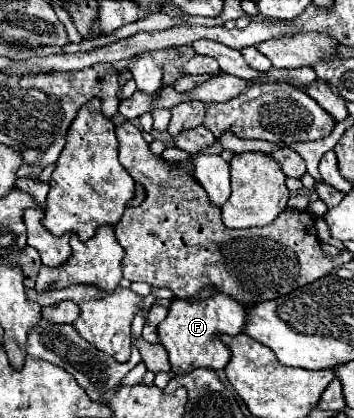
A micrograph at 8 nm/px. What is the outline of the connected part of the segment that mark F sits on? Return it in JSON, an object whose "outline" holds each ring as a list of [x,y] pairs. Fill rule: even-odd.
{"outline":[[[207,287],[205,293],[201,293],[197,299],[173,299],[169,305],[169,315],[157,327],[161,345],[167,349],[169,361],[173,365],[171,375],[183,375],[199,367],[215,371],[223,369],[229,363],[231,351],[223,341],[219,341],[219,335],[231,331],[233,335],[241,333],[245,317],[245,305],[237,303],[233,297],[221,295],[221,291],[213,291],[213,287]]]}

